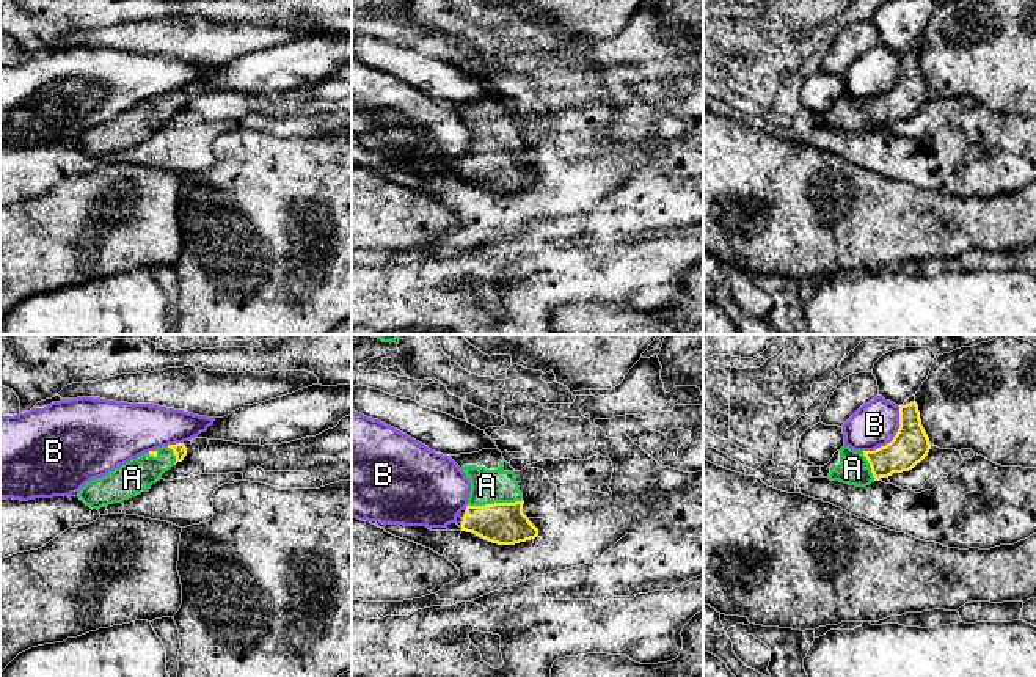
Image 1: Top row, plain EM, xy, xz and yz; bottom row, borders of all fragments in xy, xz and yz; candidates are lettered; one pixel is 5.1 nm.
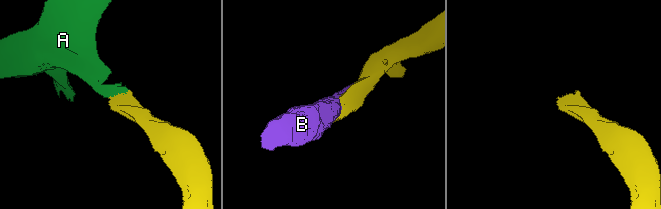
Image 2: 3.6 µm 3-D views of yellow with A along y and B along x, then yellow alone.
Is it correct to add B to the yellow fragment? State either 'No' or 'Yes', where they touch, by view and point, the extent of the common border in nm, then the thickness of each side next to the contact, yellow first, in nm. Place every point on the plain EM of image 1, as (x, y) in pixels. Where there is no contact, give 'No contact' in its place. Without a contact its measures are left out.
No. Touches yellow at yz (893, 85). Shared border 300 nm. Thickness 190 nm (yellow) against 240 nm

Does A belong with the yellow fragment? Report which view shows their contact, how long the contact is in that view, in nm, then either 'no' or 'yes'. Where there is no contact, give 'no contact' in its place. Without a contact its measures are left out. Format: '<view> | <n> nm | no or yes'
xz | 280 nm | yes

